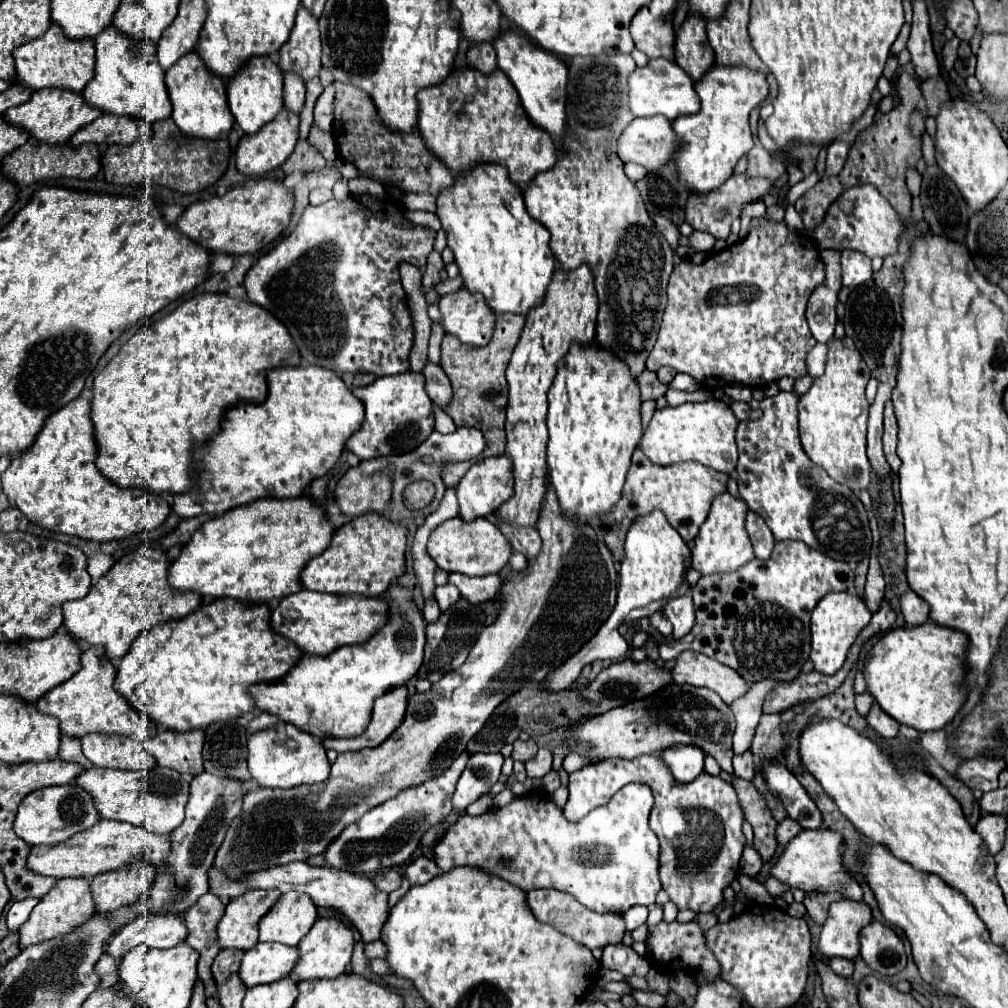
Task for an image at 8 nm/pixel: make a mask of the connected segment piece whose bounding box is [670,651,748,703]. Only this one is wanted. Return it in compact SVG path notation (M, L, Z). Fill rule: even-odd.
M696 651L680 653L670 675L680 685L688 683L694 687L712 689L724 703L732 703L748 691L748 685L734 669L728 669L726 665L720 665L718 661Z

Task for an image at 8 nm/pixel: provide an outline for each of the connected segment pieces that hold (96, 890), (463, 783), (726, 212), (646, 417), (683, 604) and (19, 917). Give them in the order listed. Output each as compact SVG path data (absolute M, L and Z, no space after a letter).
M132 865L132 869L102 873L90 881L90 893L100 917L110 917L120 907L134 905L152 885L152 865Z
M474 753L468 759L466 769L452 795L454 813L464 813L470 803L492 789L492 785L500 777L502 761L504 757L500 753Z
M746 173L732 175L720 189L716 189L716 193L708 193L708 197L688 197L686 223L690 223L696 231L706 231L716 239L726 239L731 233L731 223L738 217L742 205L766 195L770 189L772 185L766 179L752 179Z
M648 400L641 404L641 419L643 430L645 430L648 427L655 410L656 403L654 400Z
M686 593L682 597L670 599L664 607L662 607L662 615L672 623L674 631L672 637L680 639L686 633L690 633L692 625L694 625L694 605L692 605L692 595Z
M24 899L24 901L16 901L12 903L12 907L6 913L6 925L8 931L18 931L22 923L28 921L28 915L32 913L32 909L36 907L38 899Z

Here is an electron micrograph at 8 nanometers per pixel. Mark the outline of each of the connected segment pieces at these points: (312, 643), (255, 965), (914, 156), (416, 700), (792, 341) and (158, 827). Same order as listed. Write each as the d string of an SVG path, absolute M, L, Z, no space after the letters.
M294 593L278 603L270 617L270 629L292 639L306 655L326 657L342 645L364 643L386 621L386 603L376 597L324 597L324 593Z
M258 943L254 949L244 953L238 975L242 983L250 989L254 985L274 983L278 979L288 977L292 965L296 965L296 947L280 943Z
M906 71L898 75L898 87L896 87L902 103L894 107L890 113L884 113L872 127L868 127L864 133L856 137L856 143L850 147L848 159L844 163L844 169L840 171L842 185L846 185L846 179L866 179L864 183L874 185L882 197L888 199L888 203L900 213L900 217L910 219L910 201L912 195L906 185L906 171L910 167L916 167L916 163L922 159L922 137L912 135L910 127L910 115L914 111L920 111L924 117L926 113L926 101L920 91L920 83Z
M550 485L548 497L544 499L544 513L540 513L540 525L536 525L536 529L544 541L540 557L536 561L528 561L528 573L508 585L504 613L500 613L500 617L482 631L464 665L452 673L446 673L436 685L432 685L430 691L412 695L408 699L402 725L382 745L338 755L326 781L292 789L258 787L256 791L246 793L242 813L236 817L236 821L232 821L226 839L216 853L214 865L224 865L228 873L236 873L236 877L240 877L240 873L250 873L252 869L306 861L308 855L322 853L346 825L358 821L366 811L398 797L408 787L416 787L424 781L440 777L508 695L516 693L516 689L522 689L528 683L542 681L566 659L570 659L586 641L590 641L592 635L596 635L600 625L610 617L616 603L618 573L614 569L612 553L604 543L598 541L590 525L572 525L572 521L564 521L564 517L560 517L560 507Z
M752 219L752 229L746 239L710 255L700 265L694 265L690 259L682 259L674 265L668 283L668 305L646 367L658 371L662 365L668 365L680 373L688 373L706 389L714 385L726 387L730 381L748 387L766 387L782 377L804 377L808 373L806 355L816 345L804 313L814 287L824 281L824 275L820 251L810 235L790 231L786 221Z
M90 769L84 771L76 783L96 797L102 819L124 821L144 827L150 833L172 833L184 821L184 807L190 797L190 779L174 769L148 769L148 771L120 771L120 769Z

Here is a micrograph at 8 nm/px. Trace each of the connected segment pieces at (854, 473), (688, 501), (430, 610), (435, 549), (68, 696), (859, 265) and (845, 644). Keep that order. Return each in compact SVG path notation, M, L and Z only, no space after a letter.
M832 339L828 343L828 361L822 377L800 399L800 439L812 463L822 467L834 481L850 487L854 493L868 489L872 465L866 457L868 401L864 395L870 369L864 365L852 339Z
M636 447L634 455L632 455L632 467L628 469L628 475L626 475L622 499L616 503L616 509L612 509L612 513L608 513L608 517L604 517L604 521L600 521L600 525L604 529L606 545L614 553L614 559L620 561L624 555L622 553L624 537L626 537L630 523L638 515L650 513L654 507L660 507L664 511L664 515L668 517L670 525L680 533L680 537L686 543L690 543L696 537L700 525L706 521L714 497L726 493L728 479L730 477L726 473L720 473L720 471L714 473L714 469L708 469L700 463L680 463L680 465L670 465L670 467L654 465L650 459L646 459L642 449Z
M432 599L432 601L426 601L426 605L424 605L422 613L424 613L424 619L426 619L428 623L434 623L434 621L440 617L441 611L440 607L436 605L436 601Z
M458 517L448 519L438 525L428 539L428 555L436 561L440 569L448 573L464 573L468 577L496 573L496 569L500 569L500 565L508 561L508 549L512 549L512 545L502 535L502 531L496 529L496 525L492 525L488 519L474 519L468 523L460 521Z
M90 647L88 651L82 653L80 663L82 669L62 685L48 691L44 697L40 697L40 701L36 701L36 709L40 713L56 717L60 721L60 731L66 737L82 739L84 735L102 733L132 737L140 743L146 741L152 735L154 725L150 727L150 719L146 715L136 713L136 709L130 709L128 703L120 695L116 695L112 687L116 671L112 663L104 657L104 649Z
M842 251L842 285L844 287L858 287L860 283L872 277L870 259L856 251Z
M842 591L824 597L812 611L812 623L810 623L810 633L812 633L810 661L814 665L814 671L824 675L834 675L844 665L852 643L856 641L858 633L868 625L870 619L872 615L858 595L850 595Z

